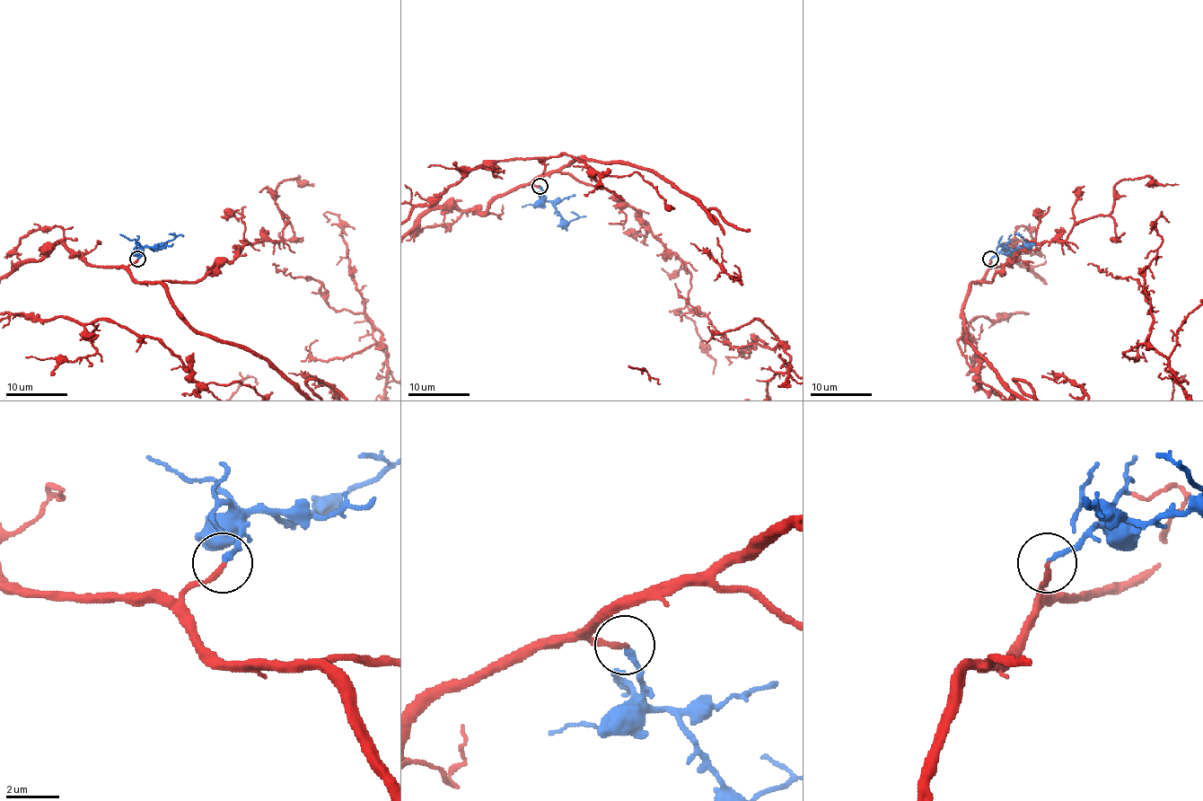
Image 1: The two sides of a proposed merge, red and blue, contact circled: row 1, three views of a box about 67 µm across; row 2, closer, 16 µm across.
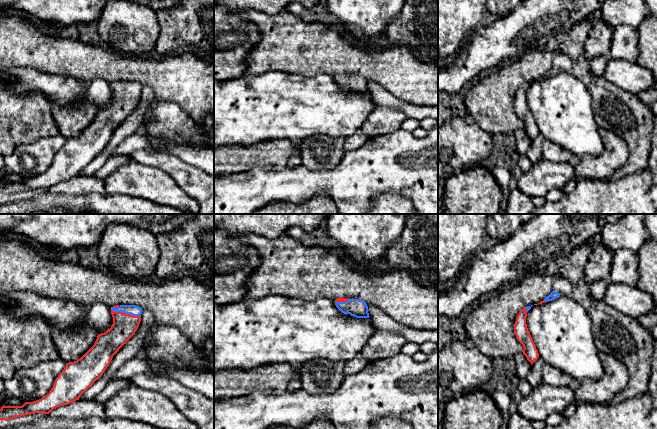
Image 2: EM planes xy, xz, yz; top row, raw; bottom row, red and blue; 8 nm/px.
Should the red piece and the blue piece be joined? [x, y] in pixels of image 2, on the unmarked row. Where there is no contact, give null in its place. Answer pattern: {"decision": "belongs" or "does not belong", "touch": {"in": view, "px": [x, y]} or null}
{"decision": "belongs", "touch": {"in": "xy", "px": [126, 90]}}

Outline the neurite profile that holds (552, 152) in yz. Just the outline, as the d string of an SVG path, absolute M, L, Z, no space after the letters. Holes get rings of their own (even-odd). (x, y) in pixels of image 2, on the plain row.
M544 139L542 143L542 156L550 162L564 163L570 160L572 154L561 146Z

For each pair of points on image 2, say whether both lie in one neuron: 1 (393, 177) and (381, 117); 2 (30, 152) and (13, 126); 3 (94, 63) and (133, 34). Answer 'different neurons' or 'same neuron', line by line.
1: different neurons
2: different neurons
3: different neurons

